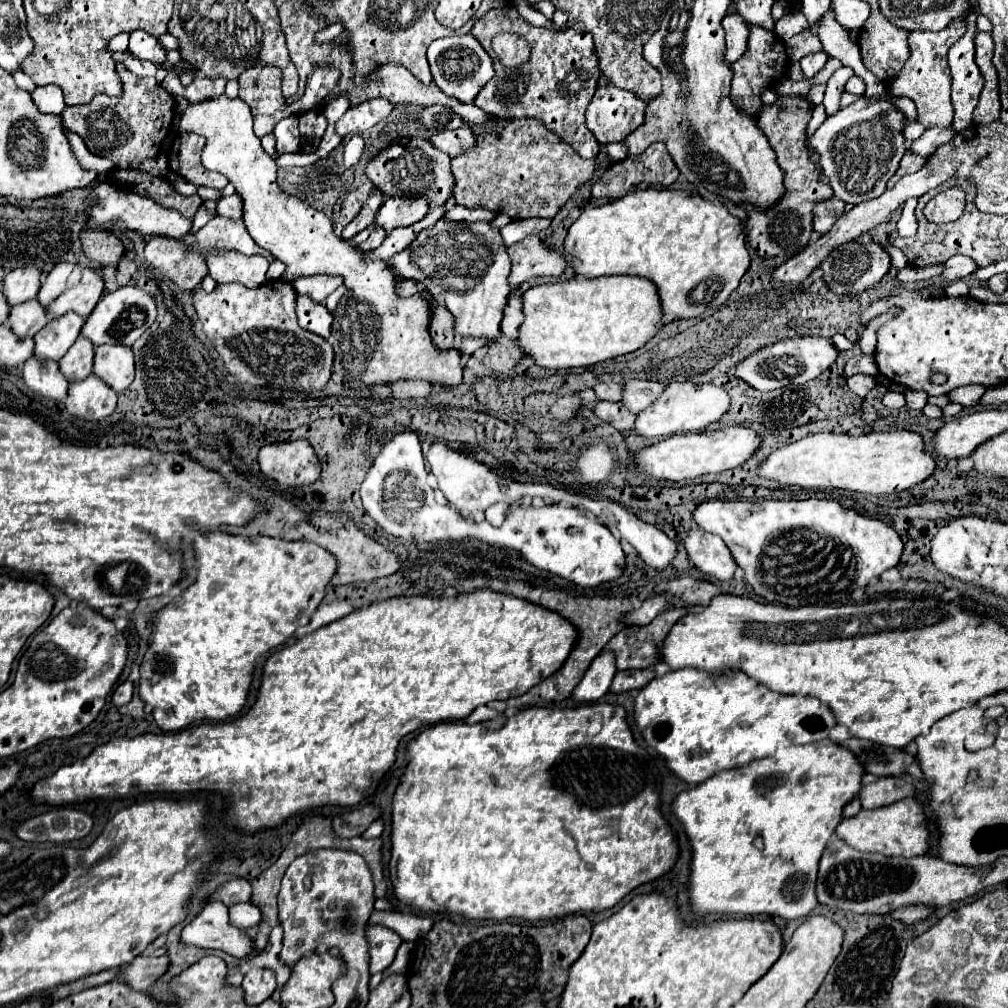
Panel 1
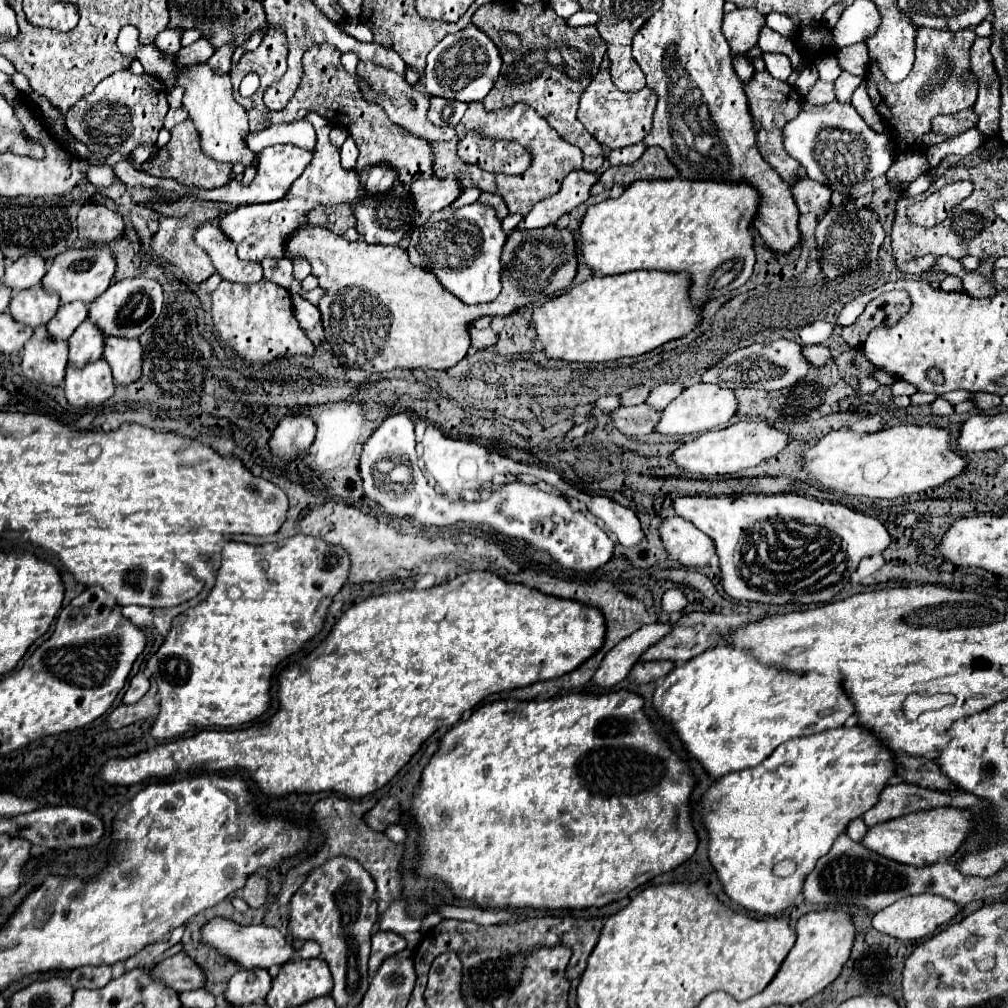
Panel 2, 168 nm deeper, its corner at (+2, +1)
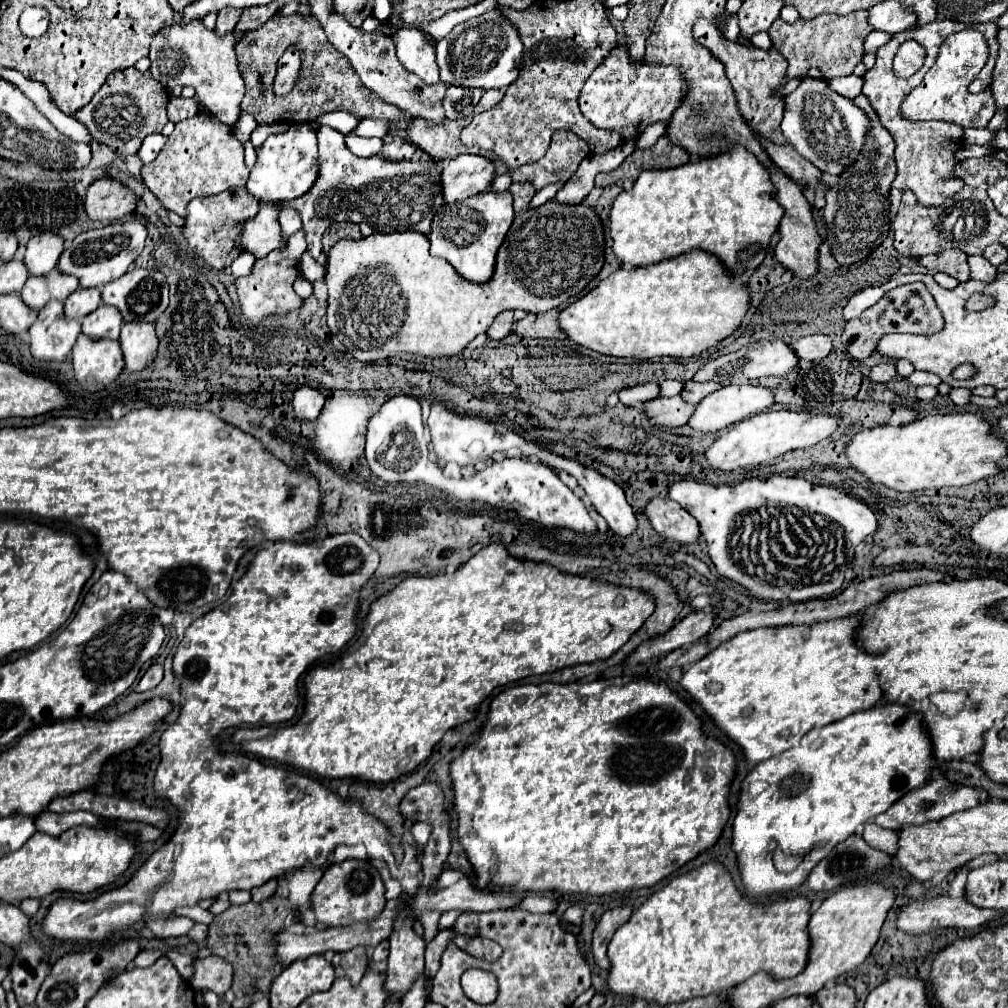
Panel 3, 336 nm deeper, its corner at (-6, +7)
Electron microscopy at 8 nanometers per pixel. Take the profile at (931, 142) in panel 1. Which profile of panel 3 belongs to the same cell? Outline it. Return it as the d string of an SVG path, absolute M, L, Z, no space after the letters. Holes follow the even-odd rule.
M967 28L951 34L939 48L937 62L925 74L923 82L909 92L909 96L901 102L901 116L905 120L945 120L961 124L963 128L985 128L995 114L995 100L991 88L969 94L967 86L977 76L977 72L987 62L987 40L981 32Z

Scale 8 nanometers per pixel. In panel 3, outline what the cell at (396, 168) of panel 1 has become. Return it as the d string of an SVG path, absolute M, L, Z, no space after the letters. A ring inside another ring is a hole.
M291 14L291 16L273 16L257 30L245 32L245 36L237 42L237 60L241 64L241 76L245 80L245 96L241 100L241 110L251 114L261 124L307 124L321 114L345 110L355 114L357 118L387 118L391 122L393 136L405 136L405 112L397 106L381 100L377 94L369 92L349 60L341 56L327 40L325 32L321 32L321 24L311 14ZM289 46L301 50L301 70L299 80L293 86L293 92L287 96L273 94L273 80L277 72L277 64Z

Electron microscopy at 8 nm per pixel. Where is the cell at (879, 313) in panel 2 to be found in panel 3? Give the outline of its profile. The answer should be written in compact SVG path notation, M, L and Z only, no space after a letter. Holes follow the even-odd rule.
M903 284L885 294L875 306L867 308L861 316L849 320L843 330L843 344L853 360L869 358L881 336L891 332L907 332L907 334L933 334L943 328L943 318L939 308L935 306L933 296L923 284Z

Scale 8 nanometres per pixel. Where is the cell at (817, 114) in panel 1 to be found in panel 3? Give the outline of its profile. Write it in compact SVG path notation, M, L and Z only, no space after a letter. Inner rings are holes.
M841 76L841 78L833 78L829 80L829 88L833 88L837 94L853 100L855 96L861 94L861 86L863 86L863 78L859 76Z

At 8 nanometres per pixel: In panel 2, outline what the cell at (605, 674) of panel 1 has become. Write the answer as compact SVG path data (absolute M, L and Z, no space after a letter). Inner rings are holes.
M649 624L639 628L637 632L633 632L629 638L621 640L615 648L611 648L601 666L597 668L595 676L593 676L593 686L601 688L601 690L611 690L613 686L617 686L619 682L623 682L629 674L629 670L633 668L633 664L639 660L641 652L645 652L649 648L649 644L657 642L657 638L665 636L669 632L669 624Z

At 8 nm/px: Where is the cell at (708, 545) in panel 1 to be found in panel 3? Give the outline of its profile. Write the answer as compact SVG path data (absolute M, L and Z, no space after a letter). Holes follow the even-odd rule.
M669 498L649 500L645 504L643 512L649 518L649 522L657 534L661 534L663 538L673 540L681 546L697 542L697 538L701 534L697 528L697 520L693 520L693 516L685 508L681 508L677 502L669 500Z

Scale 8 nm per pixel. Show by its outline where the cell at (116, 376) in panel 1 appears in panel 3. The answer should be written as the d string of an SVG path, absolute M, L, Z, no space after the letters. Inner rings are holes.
M125 322L121 326L121 348L125 356L125 370L137 372L153 362L157 356L157 334L151 322Z

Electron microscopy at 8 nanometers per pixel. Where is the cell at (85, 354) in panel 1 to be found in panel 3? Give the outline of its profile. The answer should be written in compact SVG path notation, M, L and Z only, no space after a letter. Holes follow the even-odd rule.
M101 304L95 312L91 312L89 316L83 318L83 330L81 332L91 336L91 338L117 340L121 322L123 322L123 316L115 306Z

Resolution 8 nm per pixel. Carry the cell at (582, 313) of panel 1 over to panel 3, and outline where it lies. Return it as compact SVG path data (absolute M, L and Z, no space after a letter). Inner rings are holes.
M691 250L677 258L663 260L651 266L619 268L609 278L601 280L595 290L567 306L559 314L559 324L567 338L599 354L625 358L629 356L641 360L657 356L691 358L699 356L701 352L717 346L721 340L731 336L741 326L743 316L749 310L749 304L751 296L747 292L747 284L735 282L735 278L729 274L729 270L725 270L723 262L717 256L703 250Z

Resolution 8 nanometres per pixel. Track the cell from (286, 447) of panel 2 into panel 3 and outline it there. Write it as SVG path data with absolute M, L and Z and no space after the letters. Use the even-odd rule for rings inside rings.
M307 384L297 388L293 394L293 408L295 408L297 418L315 420L323 410L323 402L325 402L323 394L317 388L307 386Z

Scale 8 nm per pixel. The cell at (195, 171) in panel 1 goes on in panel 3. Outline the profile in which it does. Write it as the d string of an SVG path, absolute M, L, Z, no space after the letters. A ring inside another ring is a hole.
M199 112L197 116L183 120L175 126L173 134L169 136L167 144L163 150L157 154L157 158L151 164L145 164L141 170L141 178L145 186L155 194L163 206L179 216L187 216L187 204L197 198L197 196L213 196L219 194L221 190L227 190L231 186L243 186L249 176L249 168L245 166L243 160L243 144L235 138L233 128L221 124L213 114L209 112Z

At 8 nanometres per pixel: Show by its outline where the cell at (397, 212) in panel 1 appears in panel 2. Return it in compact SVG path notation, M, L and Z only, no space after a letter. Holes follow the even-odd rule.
M429 178L421 182L413 182L409 186L409 196L413 200L413 206L417 214L425 212L439 212L447 208L457 196L461 194L461 188L457 186L455 178Z

